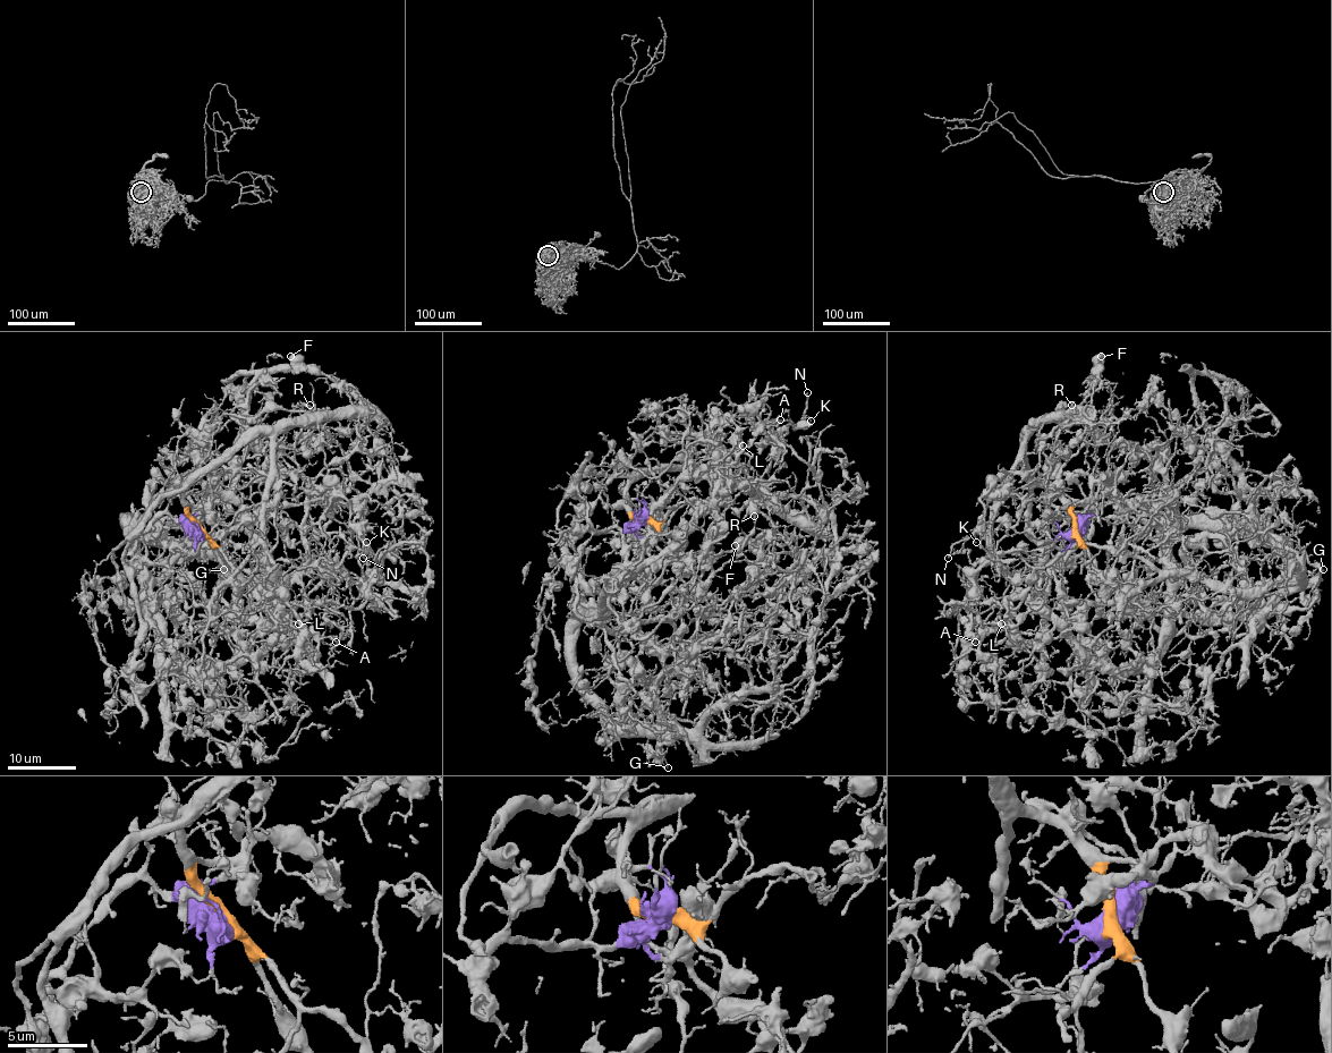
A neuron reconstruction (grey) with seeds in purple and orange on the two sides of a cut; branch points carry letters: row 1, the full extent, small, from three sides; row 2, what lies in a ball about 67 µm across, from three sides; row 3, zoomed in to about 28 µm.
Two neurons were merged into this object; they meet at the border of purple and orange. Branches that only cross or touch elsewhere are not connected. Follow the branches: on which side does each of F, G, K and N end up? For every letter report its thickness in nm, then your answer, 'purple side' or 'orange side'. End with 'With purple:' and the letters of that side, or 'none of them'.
F: calibre 700 nm; orange side
G: calibre 130 nm; purple side
K: calibre 110 nm; orange side
N: calibre 130 nm; orange side
With purple: G

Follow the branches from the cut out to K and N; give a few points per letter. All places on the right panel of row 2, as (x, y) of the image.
K: (1074, 529), (1069, 507), (1026, 470), (1026, 433), (1009, 491), (991, 487), (981, 498), (977, 543)
N: (1074, 529), (1069, 507), (1026, 470), (1026, 433), (1009, 491), (994, 487), (981, 498), (984, 523), (948, 558)

